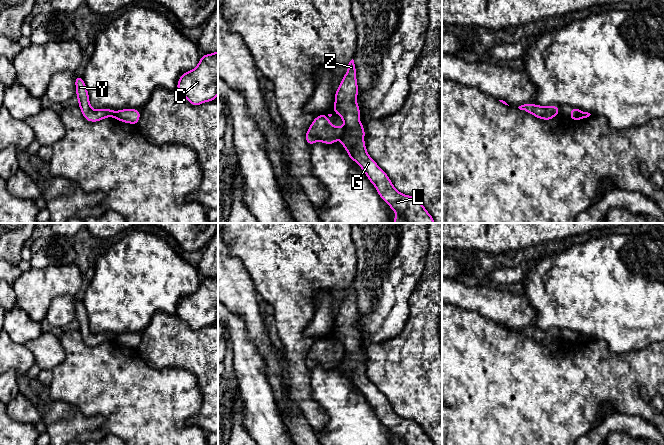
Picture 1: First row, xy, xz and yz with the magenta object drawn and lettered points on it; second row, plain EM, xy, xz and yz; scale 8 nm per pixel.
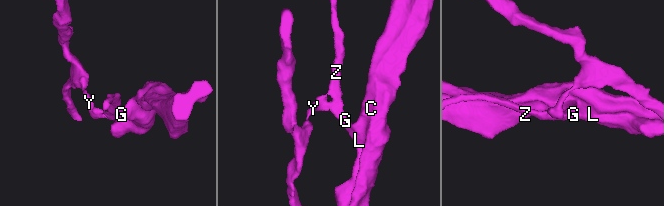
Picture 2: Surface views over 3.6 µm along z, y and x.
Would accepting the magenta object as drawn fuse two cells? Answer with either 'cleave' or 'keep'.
cleave

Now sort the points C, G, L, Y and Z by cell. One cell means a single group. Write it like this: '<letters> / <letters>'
C G L Z / Y

